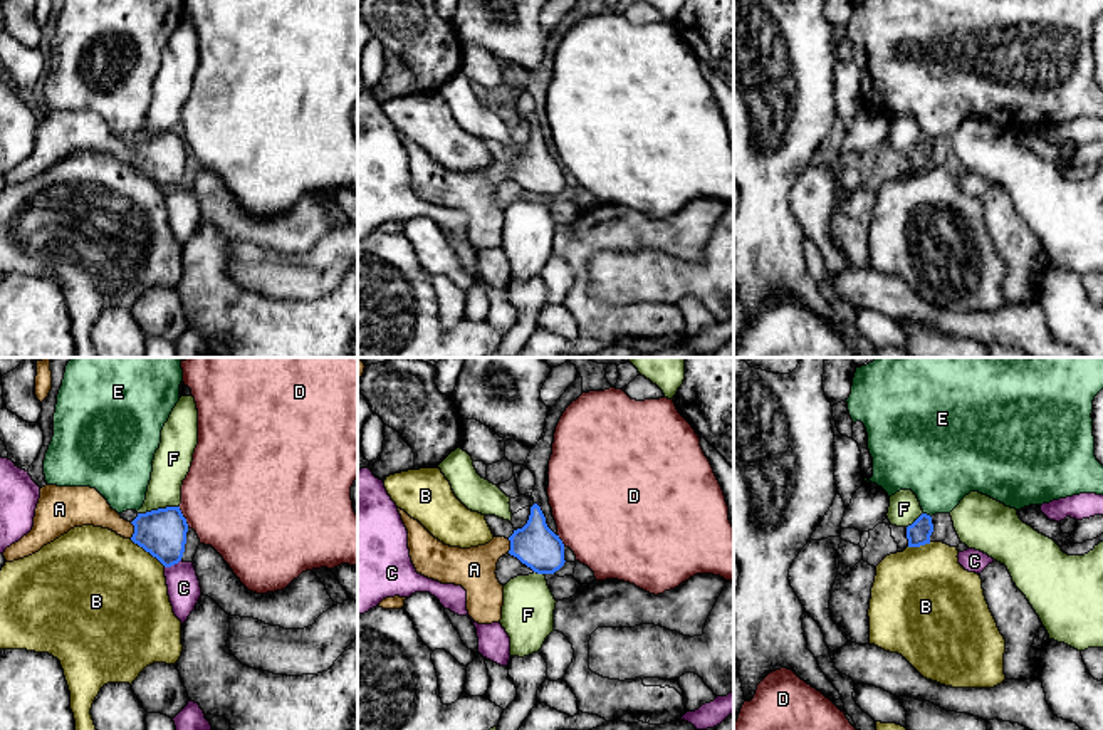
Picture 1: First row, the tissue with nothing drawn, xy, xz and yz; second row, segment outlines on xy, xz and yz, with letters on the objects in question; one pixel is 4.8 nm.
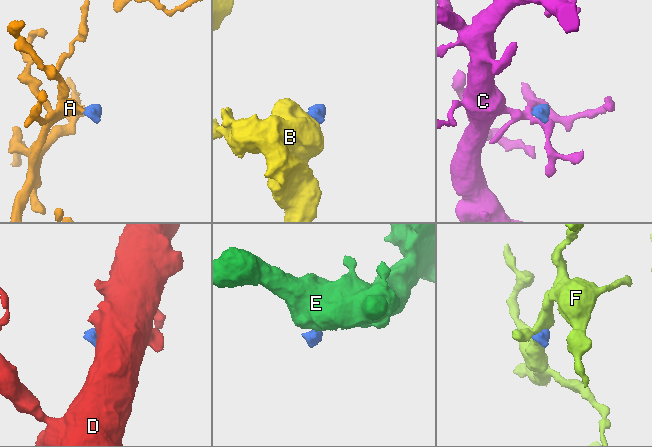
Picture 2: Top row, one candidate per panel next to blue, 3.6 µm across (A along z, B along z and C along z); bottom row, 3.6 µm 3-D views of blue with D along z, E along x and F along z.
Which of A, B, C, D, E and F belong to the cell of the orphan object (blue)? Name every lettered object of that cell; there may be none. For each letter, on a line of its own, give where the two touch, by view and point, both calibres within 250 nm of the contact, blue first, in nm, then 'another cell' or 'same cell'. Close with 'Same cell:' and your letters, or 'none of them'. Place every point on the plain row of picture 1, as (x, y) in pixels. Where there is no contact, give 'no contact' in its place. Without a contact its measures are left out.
A: meets blue in xy at (135, 155); 220 nm thick on the blue side, 170 nm on the other; same cell
B: meets blue in xy at (148, 175); 220 nm thick on the blue side, 480 nm on the other; another cell
C: meets blue in xy at (172, 188); 220 nm thick on the blue side, 160 nm on the other; another cell
D: meets blue in xy at (183, 141); 220 nm thick on the blue side, 480 nm on the other; another cell
E: meets blue in yz at (925, 138); 110 nm thick on the blue side, 380 nm on the other; another cell
F: meets blue in xy at (158, 133); 220 nm thick on the blue side, 180 nm on the other; another cell
Same cell: A

